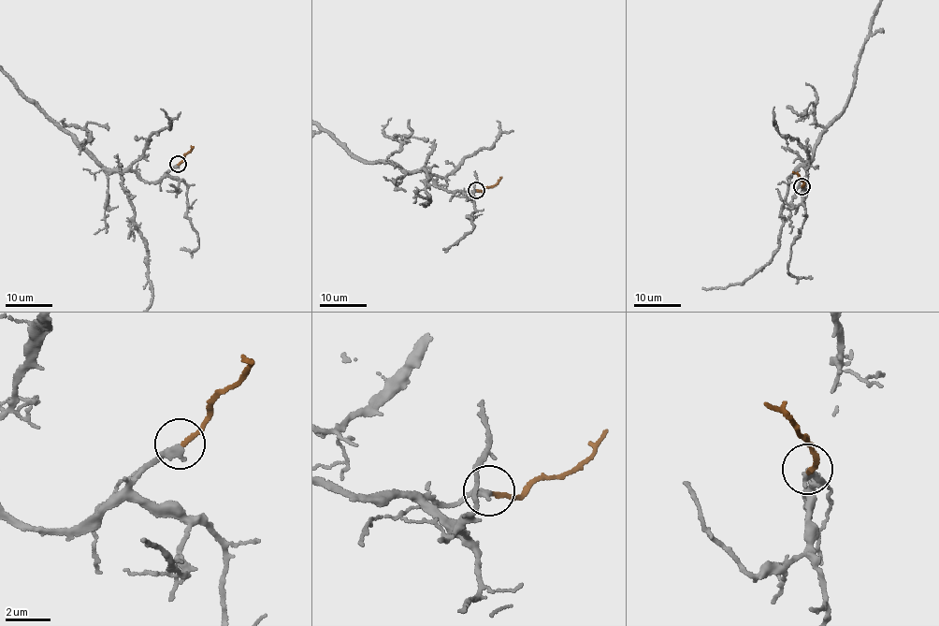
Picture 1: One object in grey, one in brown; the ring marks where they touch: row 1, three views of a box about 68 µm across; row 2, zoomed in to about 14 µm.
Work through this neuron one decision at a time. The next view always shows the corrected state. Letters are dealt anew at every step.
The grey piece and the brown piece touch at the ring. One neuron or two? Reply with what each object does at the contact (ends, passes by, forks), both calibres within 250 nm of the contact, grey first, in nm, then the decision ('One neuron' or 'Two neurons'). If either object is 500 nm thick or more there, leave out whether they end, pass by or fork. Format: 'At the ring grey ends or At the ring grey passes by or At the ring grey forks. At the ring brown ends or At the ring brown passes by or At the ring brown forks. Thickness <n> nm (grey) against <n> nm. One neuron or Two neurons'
At the ring grey ends. At the ring brown ends. Thickness 360 nm (grey) against 180 nm. One neuron

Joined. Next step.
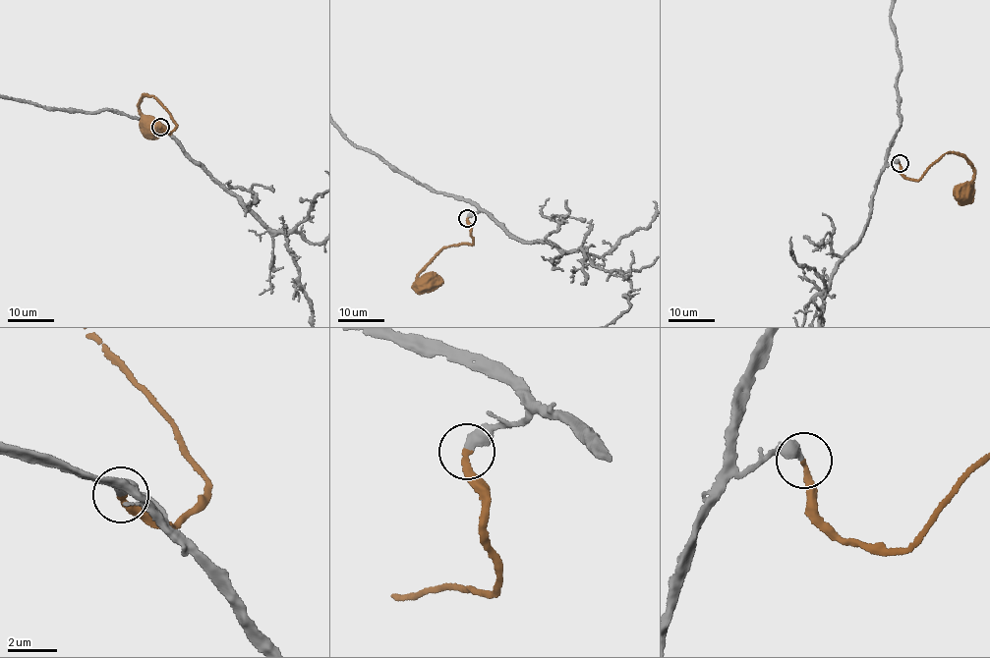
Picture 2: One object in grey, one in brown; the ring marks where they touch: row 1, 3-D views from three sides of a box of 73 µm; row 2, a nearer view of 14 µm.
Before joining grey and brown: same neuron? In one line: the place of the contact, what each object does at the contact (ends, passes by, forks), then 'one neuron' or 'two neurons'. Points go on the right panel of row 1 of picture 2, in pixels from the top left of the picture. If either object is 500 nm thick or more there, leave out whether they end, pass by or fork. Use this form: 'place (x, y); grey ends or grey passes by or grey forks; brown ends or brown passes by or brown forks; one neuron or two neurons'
place (900, 163); grey ends; brown ends; one neuron

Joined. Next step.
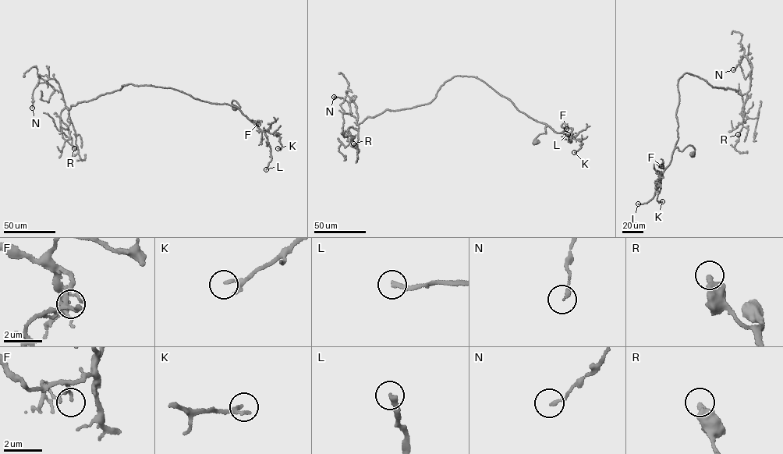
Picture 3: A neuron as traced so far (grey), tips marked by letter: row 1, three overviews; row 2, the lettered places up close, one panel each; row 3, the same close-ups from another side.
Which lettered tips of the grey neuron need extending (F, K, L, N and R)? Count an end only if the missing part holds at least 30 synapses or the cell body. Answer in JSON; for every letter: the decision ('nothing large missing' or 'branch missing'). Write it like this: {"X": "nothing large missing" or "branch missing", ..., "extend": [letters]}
{"F": "nothing large missing", "K": "nothing large missing", "L": "branch missing", "N": "nothing large missing", "R": "nothing large missing", "extend": ["L"]}

